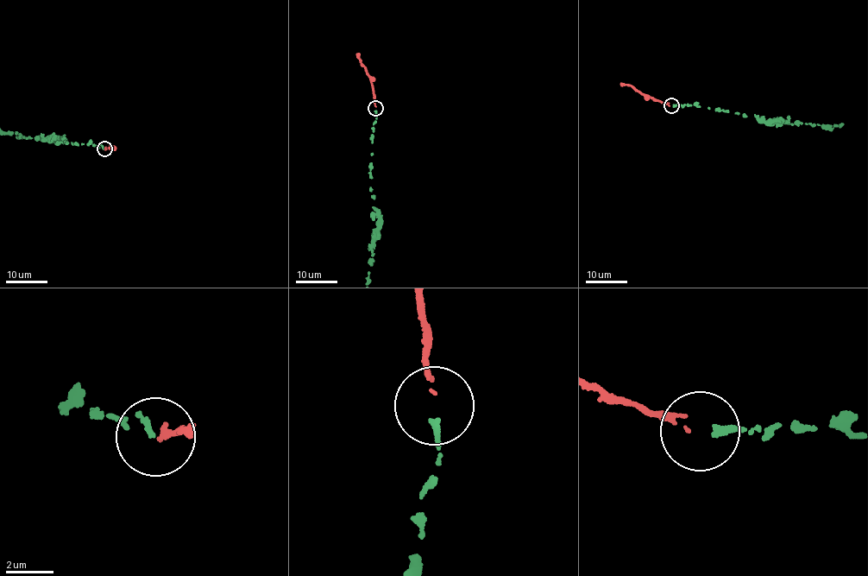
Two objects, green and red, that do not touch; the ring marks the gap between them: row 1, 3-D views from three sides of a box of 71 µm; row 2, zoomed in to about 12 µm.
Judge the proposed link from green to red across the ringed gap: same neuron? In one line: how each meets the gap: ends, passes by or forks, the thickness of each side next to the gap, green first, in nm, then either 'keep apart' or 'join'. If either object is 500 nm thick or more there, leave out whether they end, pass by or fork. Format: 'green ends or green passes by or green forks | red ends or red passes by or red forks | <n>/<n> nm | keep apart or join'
green ends | red passes by | 260/80 nm | join

